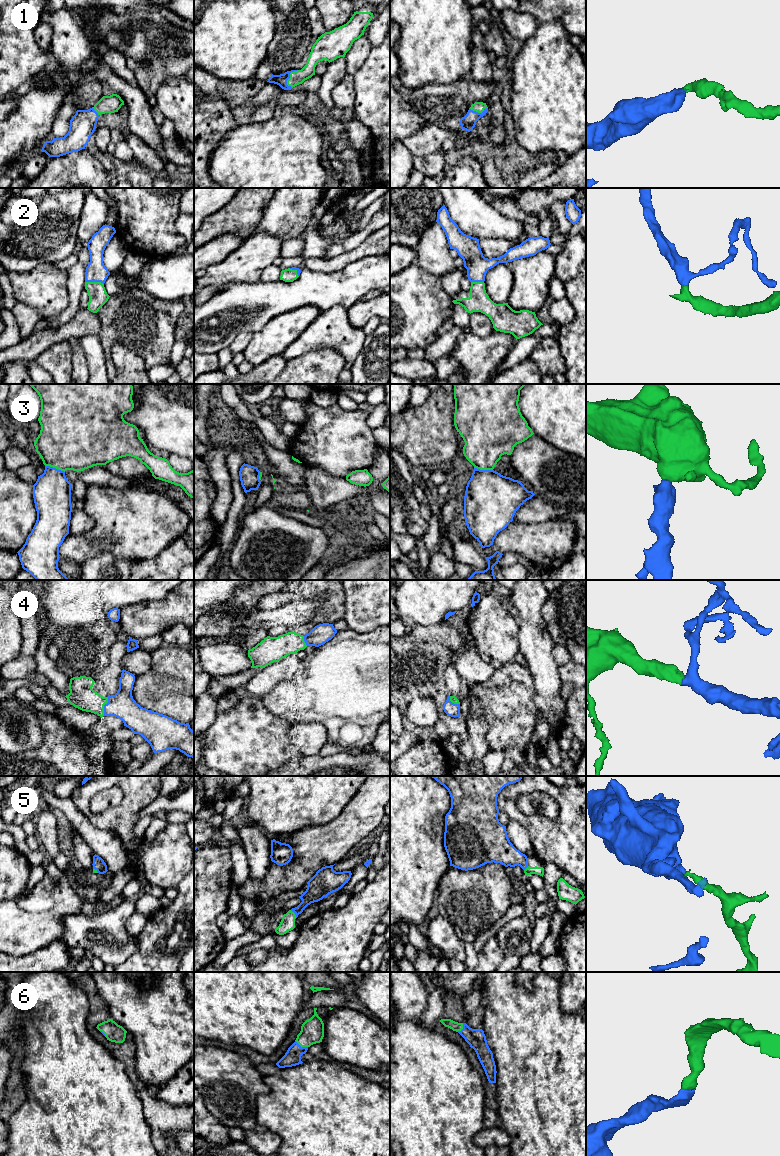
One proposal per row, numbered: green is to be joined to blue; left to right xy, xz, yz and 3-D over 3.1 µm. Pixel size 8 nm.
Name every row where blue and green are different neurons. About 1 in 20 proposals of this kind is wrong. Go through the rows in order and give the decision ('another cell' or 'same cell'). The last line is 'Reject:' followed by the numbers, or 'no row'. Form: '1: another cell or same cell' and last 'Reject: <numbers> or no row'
1: same cell
2: same cell
3: same cell
4: same cell
5: same cell
6: same cell
Reject: no row

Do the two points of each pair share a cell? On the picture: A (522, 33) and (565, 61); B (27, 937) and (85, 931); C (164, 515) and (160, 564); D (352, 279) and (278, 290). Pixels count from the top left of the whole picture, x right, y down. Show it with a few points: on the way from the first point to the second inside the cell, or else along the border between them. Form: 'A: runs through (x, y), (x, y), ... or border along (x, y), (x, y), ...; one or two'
A: border along (548, 22), (540, 22), (536, 32), (523, 42); two
B: border along (75, 913), (63, 919), (60, 939); two
C: border along (180, 538), (177, 538), (155, 556), (139, 560); two
D: runs through (334, 289), (296, 290); one

